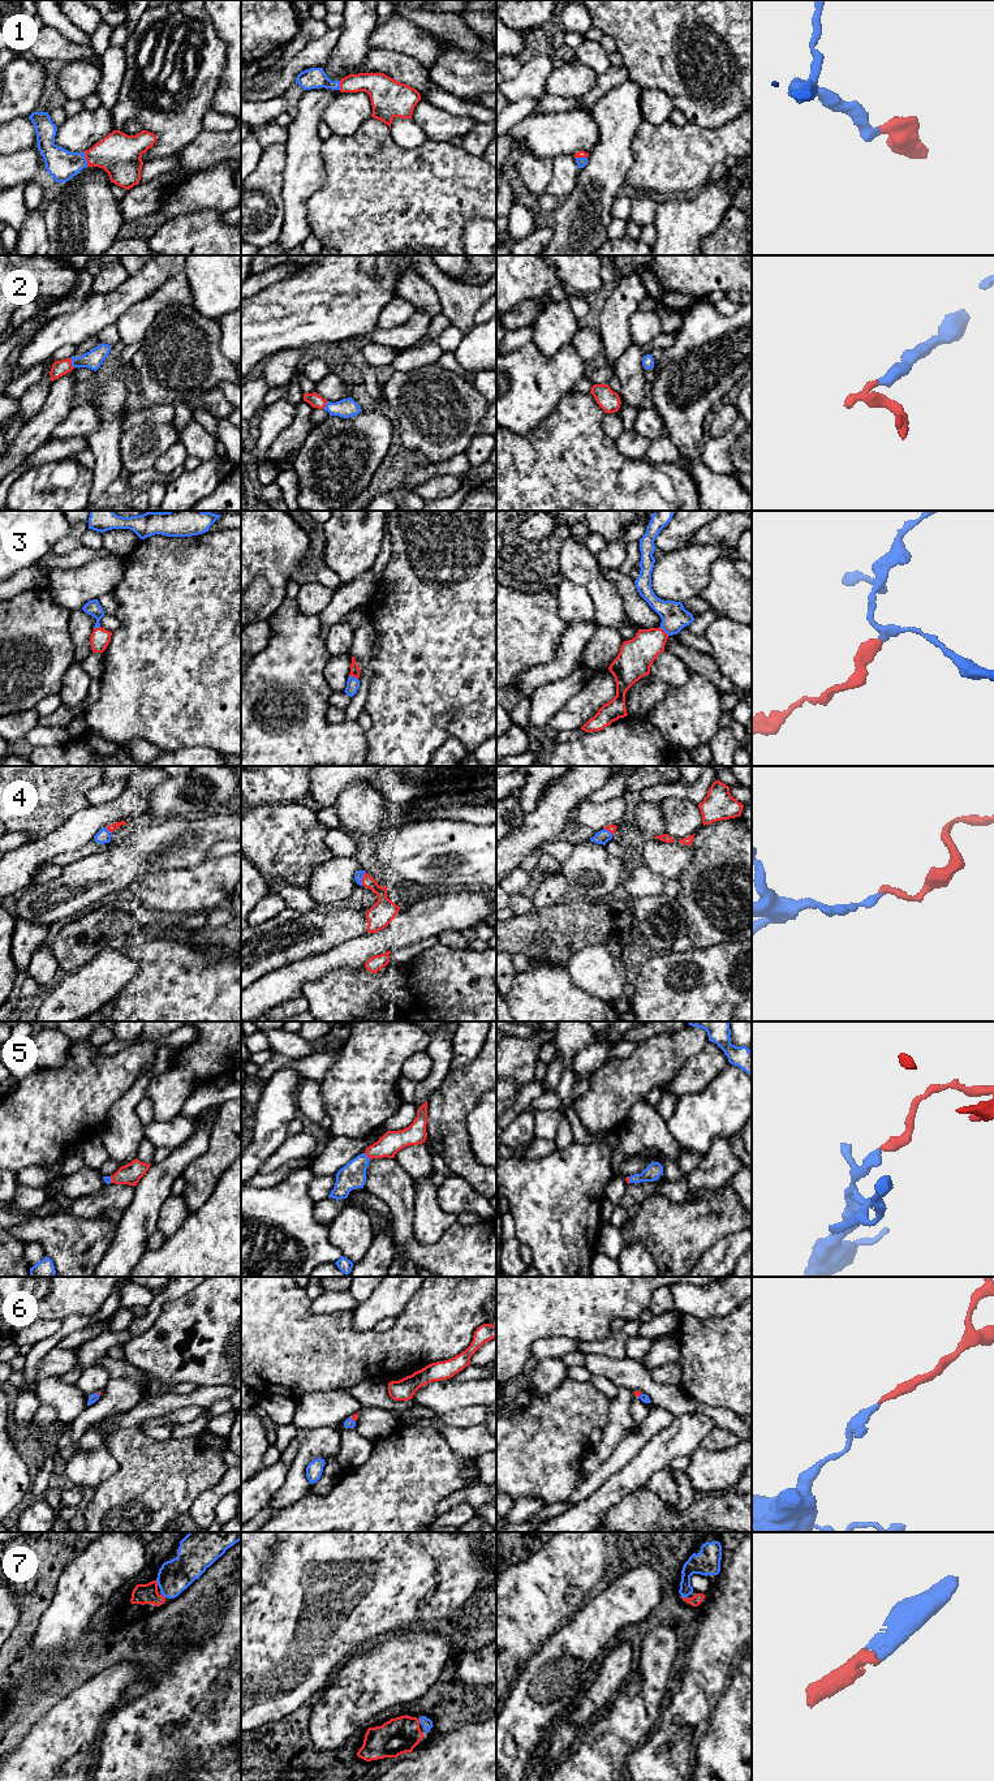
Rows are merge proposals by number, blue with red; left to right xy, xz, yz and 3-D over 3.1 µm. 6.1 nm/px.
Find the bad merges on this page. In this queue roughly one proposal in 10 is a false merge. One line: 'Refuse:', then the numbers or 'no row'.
Refuse: no row

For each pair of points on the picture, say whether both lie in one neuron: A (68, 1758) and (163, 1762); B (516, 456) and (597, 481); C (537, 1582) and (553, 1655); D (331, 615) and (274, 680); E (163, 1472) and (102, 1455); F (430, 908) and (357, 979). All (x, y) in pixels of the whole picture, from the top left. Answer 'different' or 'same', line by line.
A: different
B: same
C: different
D: different
E: different
F: different

